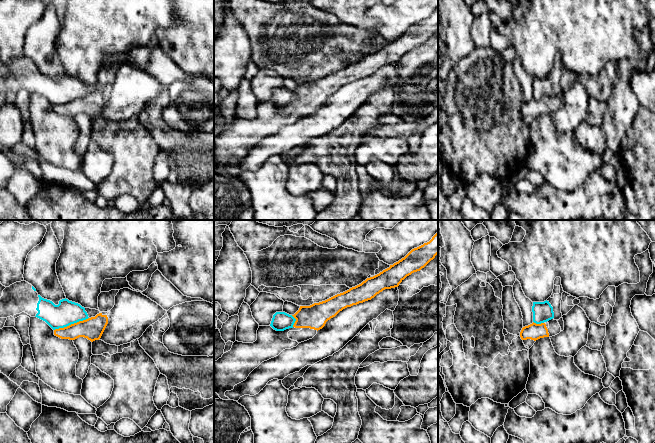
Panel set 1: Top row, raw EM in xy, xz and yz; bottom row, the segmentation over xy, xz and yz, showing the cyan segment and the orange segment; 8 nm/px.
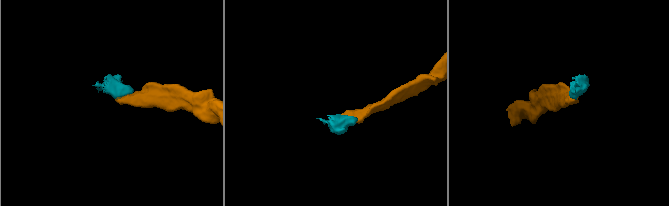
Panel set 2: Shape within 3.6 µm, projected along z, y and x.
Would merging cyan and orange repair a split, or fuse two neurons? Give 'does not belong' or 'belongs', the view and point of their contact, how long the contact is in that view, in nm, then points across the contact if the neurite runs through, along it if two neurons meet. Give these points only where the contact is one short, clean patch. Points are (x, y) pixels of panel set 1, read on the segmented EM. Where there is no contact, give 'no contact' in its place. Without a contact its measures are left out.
does not belong; meets cyan in xy at (71, 323); contact 300 nm long; border along xy (88, 317), (54, 330)

